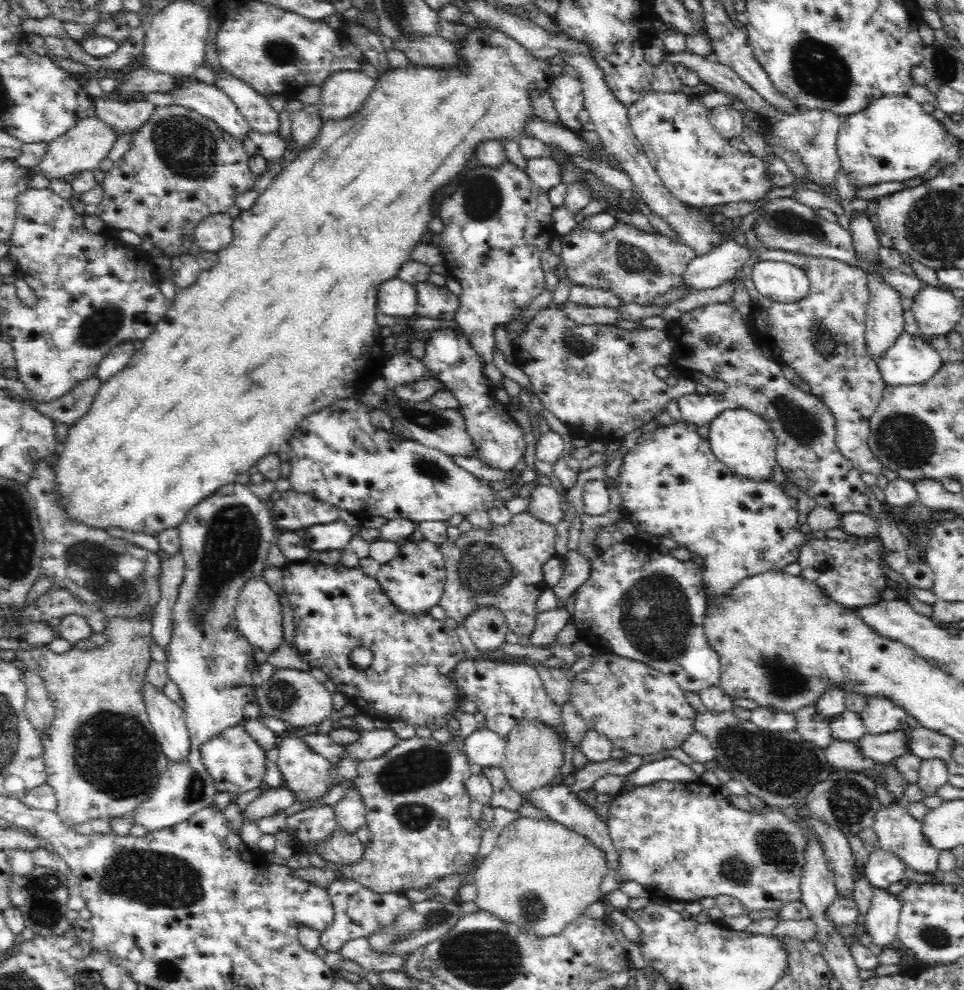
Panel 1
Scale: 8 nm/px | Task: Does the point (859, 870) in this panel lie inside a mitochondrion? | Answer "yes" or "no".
no

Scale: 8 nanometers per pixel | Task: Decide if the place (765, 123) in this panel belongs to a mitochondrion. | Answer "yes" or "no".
no

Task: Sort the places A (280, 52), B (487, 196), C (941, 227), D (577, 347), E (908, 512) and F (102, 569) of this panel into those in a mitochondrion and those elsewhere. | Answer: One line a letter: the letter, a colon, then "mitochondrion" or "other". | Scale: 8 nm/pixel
A: mitochondrion
B: mitochondrion
C: mitochondrion
D: mitochondrion
E: other
F: mitochondrion

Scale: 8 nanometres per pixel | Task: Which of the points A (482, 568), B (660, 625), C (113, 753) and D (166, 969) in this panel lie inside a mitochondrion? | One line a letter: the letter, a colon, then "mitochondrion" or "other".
A: mitochondrion
B: mitochondrion
C: mitochondrion
D: mitochondrion

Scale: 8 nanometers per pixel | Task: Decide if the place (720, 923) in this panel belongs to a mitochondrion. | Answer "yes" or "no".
no

